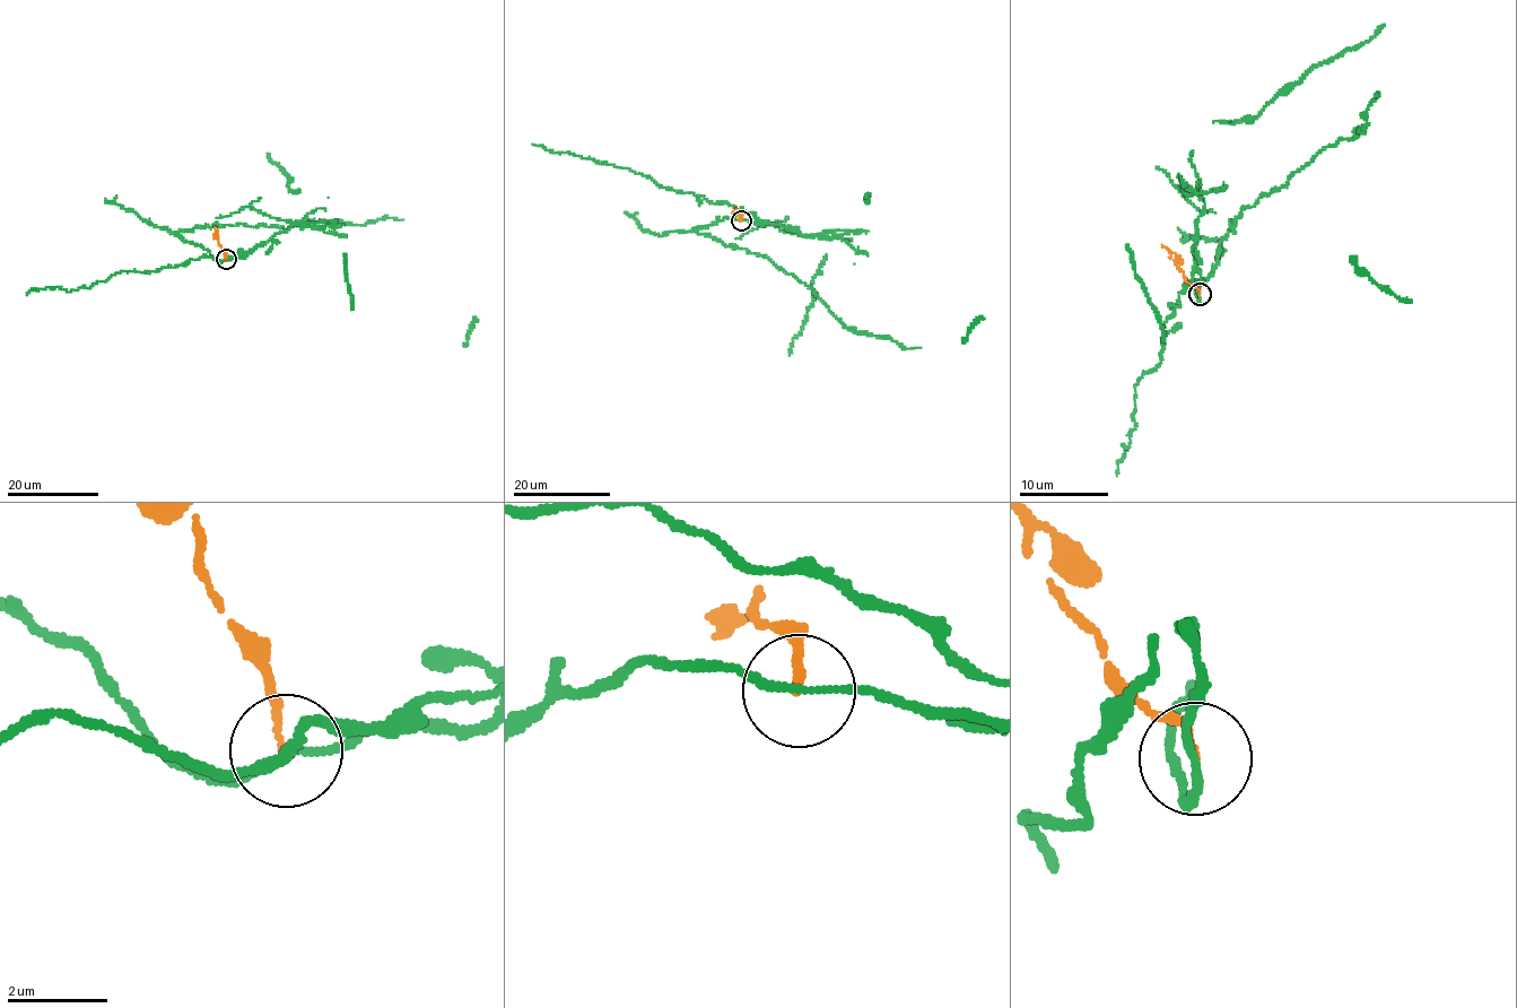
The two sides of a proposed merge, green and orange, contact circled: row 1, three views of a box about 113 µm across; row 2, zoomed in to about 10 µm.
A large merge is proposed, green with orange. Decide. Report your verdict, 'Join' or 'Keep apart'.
Keep apart

